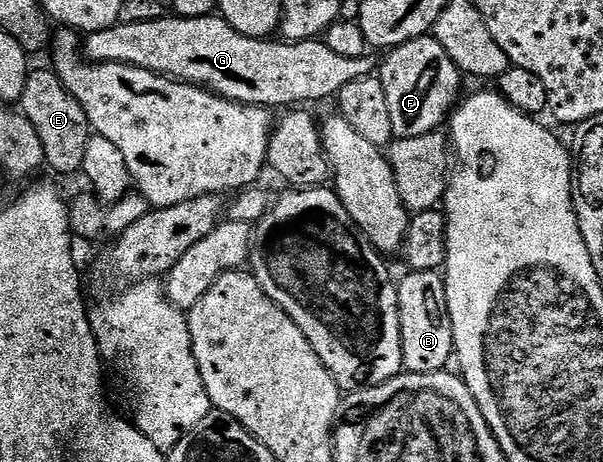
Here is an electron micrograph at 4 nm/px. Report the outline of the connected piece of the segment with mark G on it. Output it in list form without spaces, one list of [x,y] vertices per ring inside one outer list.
[[[167,16],[160,20],[145,22],[144,24],[124,24],[119,22],[116,26],[109,26],[103,30],[87,33],[84,38],[84,53],[87,59],[92,62],[119,62],[120,64],[128,64],[136,68],[144,68],[148,72],[156,72],[166,78],[173,78],[176,82],[188,82],[192,86],[200,86],[204,90],[210,90],[213,94],[218,94],[221,98],[227,98],[233,102],[241,102],[244,106],[265,106],[267,108],[275,108],[274,106],[298,108],[303,104],[310,104],[306,102],[322,102],[325,98],[333,99],[340,92],[340,88],[344,88],[350,81],[369,78],[376,70],[376,62],[373,62],[373,57],[353,58],[352,56],[340,56],[338,53],[332,52],[332,48],[328,48],[328,44],[324,40],[311,40],[308,42],[274,41],[270,38],[249,38],[244,36],[240,32],[236,32],[236,28],[232,28],[232,24],[228,24],[225,18],[221,16],[197,18],[196,20]]]

